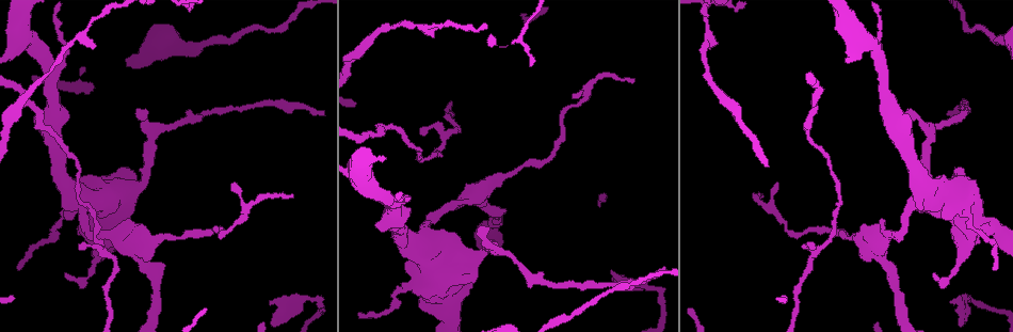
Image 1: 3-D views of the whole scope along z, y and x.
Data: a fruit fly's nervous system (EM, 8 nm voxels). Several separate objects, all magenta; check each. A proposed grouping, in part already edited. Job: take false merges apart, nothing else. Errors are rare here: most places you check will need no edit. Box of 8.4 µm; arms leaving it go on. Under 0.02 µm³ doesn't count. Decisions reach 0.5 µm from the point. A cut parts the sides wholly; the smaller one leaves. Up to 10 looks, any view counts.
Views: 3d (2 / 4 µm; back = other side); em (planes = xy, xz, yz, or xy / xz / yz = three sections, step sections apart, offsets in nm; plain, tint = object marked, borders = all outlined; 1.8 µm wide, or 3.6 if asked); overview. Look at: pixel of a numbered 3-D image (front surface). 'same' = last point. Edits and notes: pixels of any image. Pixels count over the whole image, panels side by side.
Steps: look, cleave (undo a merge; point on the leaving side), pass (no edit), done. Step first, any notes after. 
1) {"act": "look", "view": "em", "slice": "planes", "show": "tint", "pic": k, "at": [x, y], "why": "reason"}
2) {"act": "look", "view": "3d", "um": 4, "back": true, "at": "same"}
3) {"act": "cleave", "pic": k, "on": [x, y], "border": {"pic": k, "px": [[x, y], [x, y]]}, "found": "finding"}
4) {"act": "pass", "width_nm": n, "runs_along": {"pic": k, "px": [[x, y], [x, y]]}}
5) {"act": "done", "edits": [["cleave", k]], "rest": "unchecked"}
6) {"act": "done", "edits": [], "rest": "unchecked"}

{"act": "look", "view": "em", "slice": "planes", "show": "plain", "pic": 1, "at": [507, 175], "why": "calibre changes"}

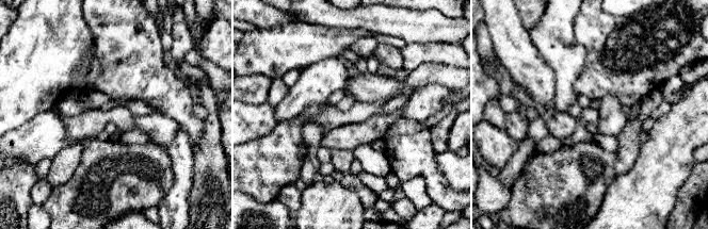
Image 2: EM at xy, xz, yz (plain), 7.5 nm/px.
{"act": "look", "view": "em", "slice": "planes", "show": "tint", "at": "same", "why": "with the object marked"}

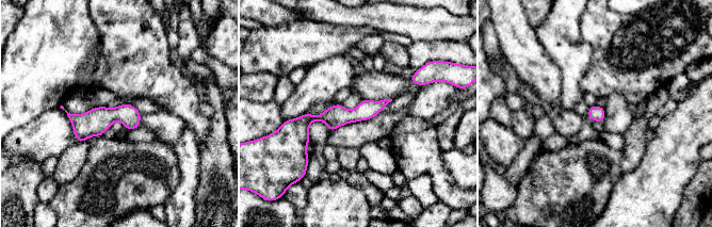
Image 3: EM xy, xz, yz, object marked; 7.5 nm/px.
{"act": "pass", "width_nm": 120, "runs_along": {"pic": 3, "px": [[384, 102], [356, 115], [295, 125]]}, "found": "all the same neuron"}

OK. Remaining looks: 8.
{"act": "look", "view": "em", "um": 3.6, "slice": "xy", "step": 16, "show": "tint", "pic": 1, "at": [428, 272], "why": "sudden change in width"}

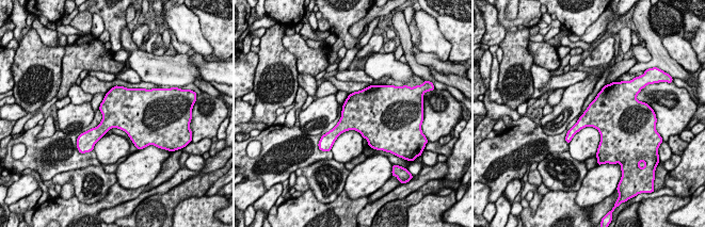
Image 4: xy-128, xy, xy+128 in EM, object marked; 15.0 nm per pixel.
{"act": "look", "view": "em", "um": 3.6, "slice": "planes", "show": "tint", "at": "same", "why": "cut it another way"}

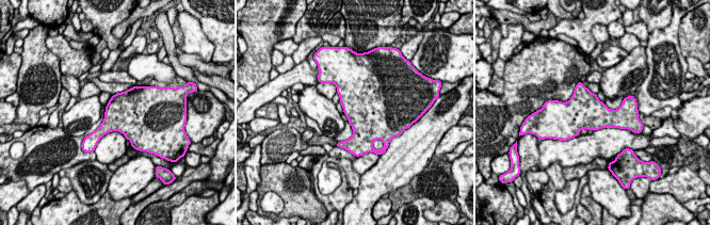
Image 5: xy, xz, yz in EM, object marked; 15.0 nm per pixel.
{"act": "pass", "width_nm": 550, "found": "continuous, no second neuron"}

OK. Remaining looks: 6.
{"act": "look", "view": "em", "um": 3.6, "slice": "planes", "show": "tint", "pic": 1, "at": [314, 298], "why": "sharp bend"}

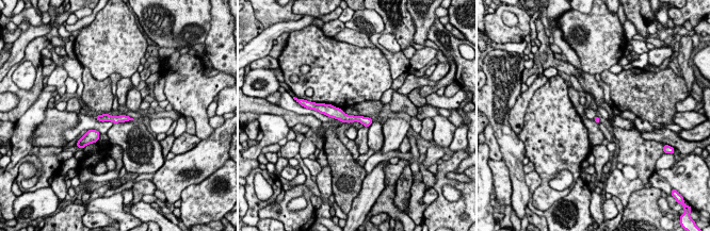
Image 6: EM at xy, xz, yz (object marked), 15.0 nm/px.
{"act": "pass", "runs_along": {"pic": 6, "px": [[327, 112], [369, 120]]}, "found": "all the same neuron"}

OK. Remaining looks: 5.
{"act": "look", "view": "em", "slice": "planes", "show": "borders", "pic": 1, "at": [564, 112], "why": "sharp bend"}

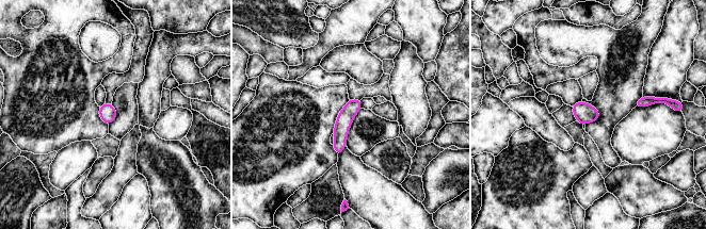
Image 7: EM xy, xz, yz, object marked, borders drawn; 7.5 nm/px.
{"act": "pass", "runs_along": {"pic": 7, "px": [[358, 101], [343, 120], [338, 150]]}, "found": "one neuron here"}

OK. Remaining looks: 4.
{"act": "done", "edits": [], "rest": "unchecked"}

